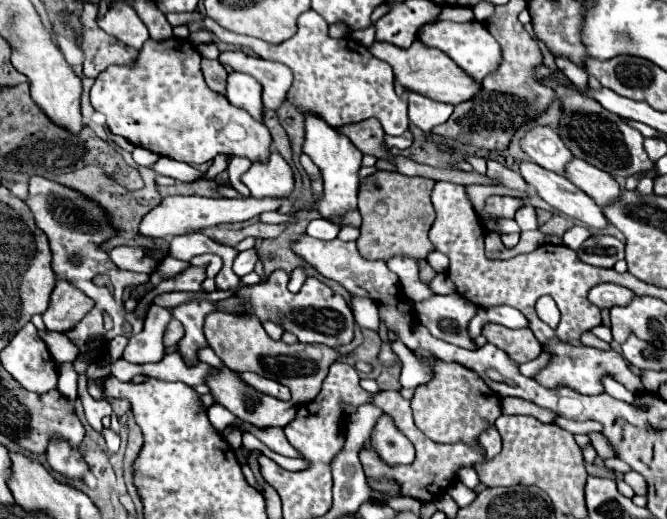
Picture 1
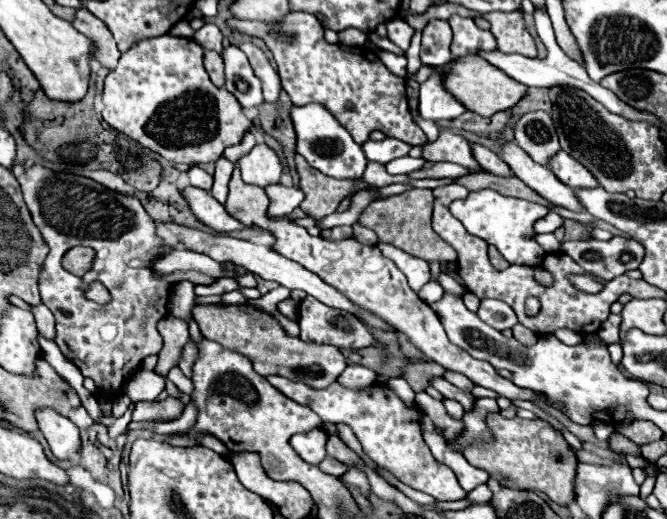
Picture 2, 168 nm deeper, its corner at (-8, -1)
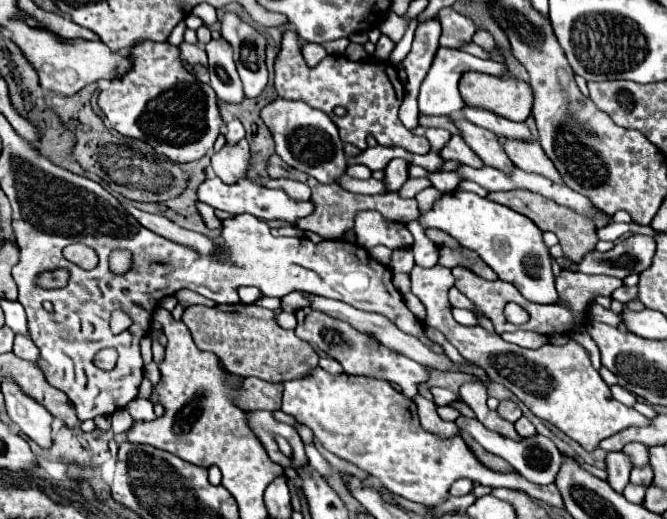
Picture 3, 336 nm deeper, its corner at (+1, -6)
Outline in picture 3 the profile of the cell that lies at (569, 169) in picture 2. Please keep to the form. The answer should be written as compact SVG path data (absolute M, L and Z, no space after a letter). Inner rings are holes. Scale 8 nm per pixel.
M499 140L505 154L511 158L511 162L531 174L541 174L549 180L555 180L557 184L563 182L559 172L555 170L553 162L545 156L543 148L539 146L539 142L535 140Z

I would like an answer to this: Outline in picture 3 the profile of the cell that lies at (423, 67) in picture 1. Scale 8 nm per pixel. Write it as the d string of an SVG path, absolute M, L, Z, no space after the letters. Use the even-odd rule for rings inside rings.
M467 72L467 74L463 74L463 78L459 82L459 90L461 90L461 96L463 96L467 106L491 110L491 112L495 112L495 114L499 114L499 116L503 116L507 120L513 120L513 122L525 122L527 116L531 114L533 90L531 90L531 86L527 82L515 78L511 72L507 72L505 76Z

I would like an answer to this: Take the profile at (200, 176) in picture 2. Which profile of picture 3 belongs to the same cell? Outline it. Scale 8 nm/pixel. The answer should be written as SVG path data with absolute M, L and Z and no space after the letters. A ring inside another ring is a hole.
M213 176L213 178L207 178L199 186L197 194L199 194L199 200L203 204L209 204L215 210L223 210L223 212L229 212L229 214L251 214L251 216L255 216L263 222L281 220L281 222L287 222L287 224L295 224L295 220L305 218L313 212L313 202L311 200L293 200L283 190L271 190L271 188L265 188L263 184L251 182L251 180L239 180L235 184L225 184L217 176Z

